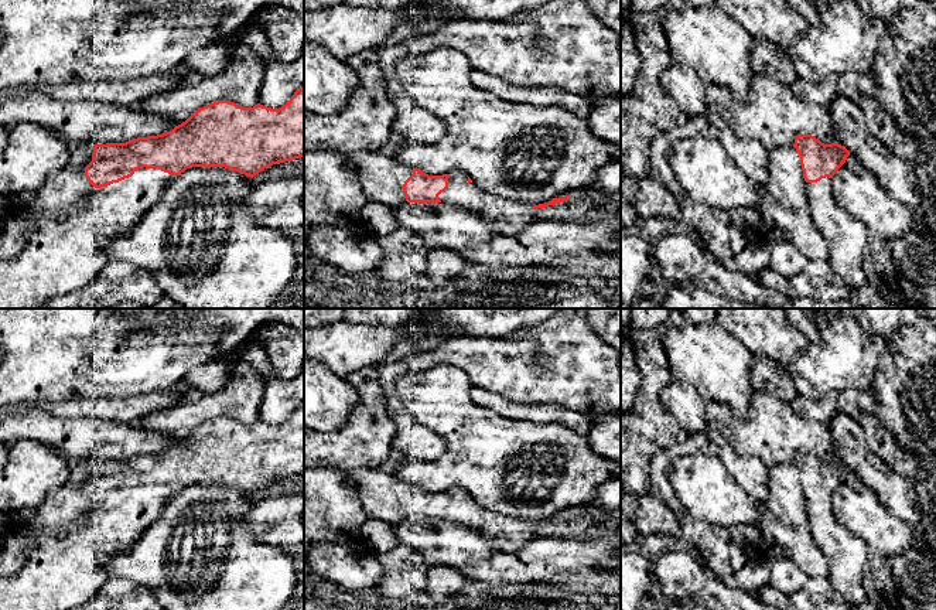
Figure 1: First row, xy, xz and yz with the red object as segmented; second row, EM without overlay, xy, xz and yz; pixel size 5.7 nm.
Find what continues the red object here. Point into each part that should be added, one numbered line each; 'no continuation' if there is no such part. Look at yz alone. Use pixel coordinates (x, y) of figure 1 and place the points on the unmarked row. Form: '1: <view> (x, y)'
1: yz (847, 555)

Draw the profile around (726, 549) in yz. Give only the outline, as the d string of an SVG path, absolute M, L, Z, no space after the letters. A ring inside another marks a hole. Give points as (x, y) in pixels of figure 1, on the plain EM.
M706 432L686 435L680 443L659 450L650 460L650 493L673 511L680 536L701 553L718 577L727 579L741 570L758 549L761 531L755 524L708 525L689 514L667 478L669 464L689 454L720 459L734 480L759 504L768 497L768 467L758 457L737 454L730 444L714 444Z

